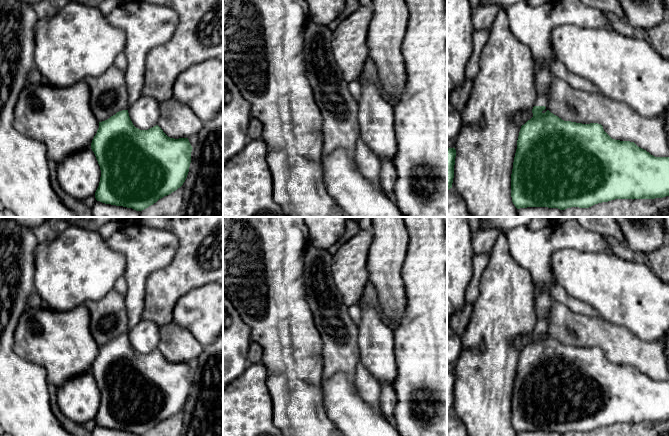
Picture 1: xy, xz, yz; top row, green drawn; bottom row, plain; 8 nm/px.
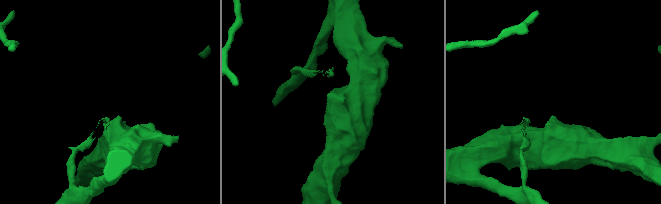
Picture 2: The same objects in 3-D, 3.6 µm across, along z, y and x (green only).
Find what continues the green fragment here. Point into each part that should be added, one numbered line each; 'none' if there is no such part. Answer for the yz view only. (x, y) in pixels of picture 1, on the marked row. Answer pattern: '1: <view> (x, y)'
1: yz (532, 26)

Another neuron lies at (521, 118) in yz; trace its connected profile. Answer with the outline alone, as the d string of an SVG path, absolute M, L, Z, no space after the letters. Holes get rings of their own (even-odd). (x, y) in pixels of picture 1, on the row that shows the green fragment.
M532 110L529 111L522 111L517 113L513 120L516 124L518 124L519 126L524 125L528 120L530 120L533 117L533 113Z

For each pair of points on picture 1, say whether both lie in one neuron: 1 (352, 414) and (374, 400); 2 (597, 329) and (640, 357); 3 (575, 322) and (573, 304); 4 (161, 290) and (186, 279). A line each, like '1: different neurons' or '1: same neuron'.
1: different neurons
2: same neuron
3: different neurons
4: same neuron

